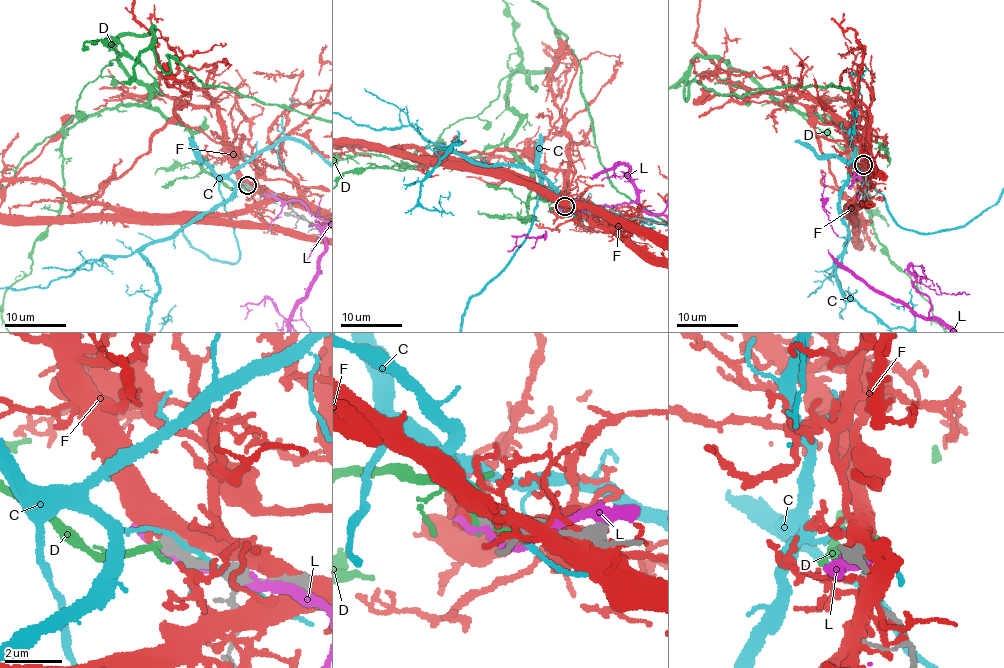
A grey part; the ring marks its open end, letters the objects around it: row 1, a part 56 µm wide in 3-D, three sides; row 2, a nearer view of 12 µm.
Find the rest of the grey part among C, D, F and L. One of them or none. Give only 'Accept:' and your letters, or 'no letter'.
Accept: no letter

